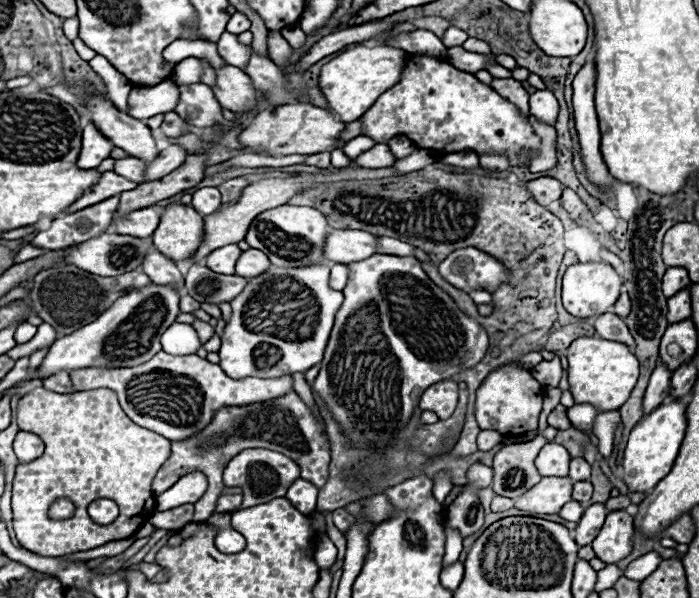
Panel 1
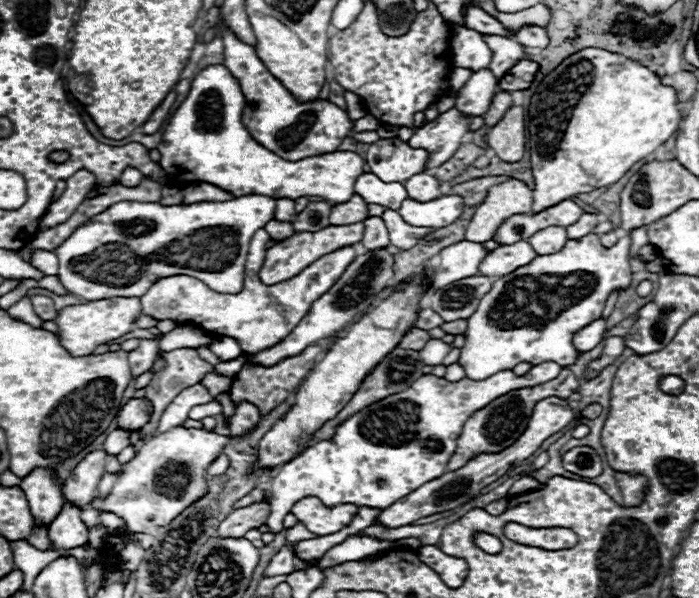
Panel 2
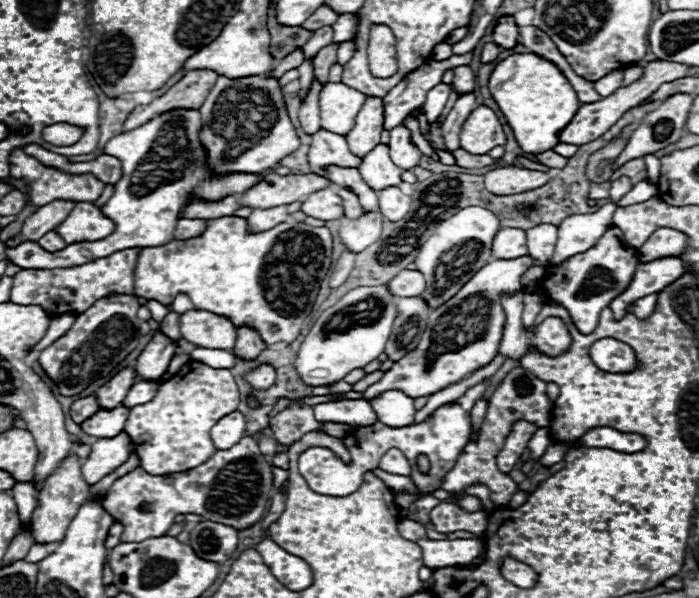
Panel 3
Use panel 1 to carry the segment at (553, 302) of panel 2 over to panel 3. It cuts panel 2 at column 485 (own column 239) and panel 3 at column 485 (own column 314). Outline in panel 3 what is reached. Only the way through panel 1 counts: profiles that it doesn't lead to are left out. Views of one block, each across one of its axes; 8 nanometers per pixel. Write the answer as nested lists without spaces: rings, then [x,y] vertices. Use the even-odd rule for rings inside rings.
[[[522,256],[514,260],[494,260],[486,264],[486,268],[478,270],[476,276],[472,276],[454,298],[450,298],[446,304],[442,304],[438,310],[430,314],[426,332],[420,338],[420,346],[414,352],[408,352],[402,360],[394,362],[394,366],[386,370],[376,384],[368,386],[362,392],[362,398],[370,402],[386,390],[400,390],[406,392],[406,396],[410,398],[430,396],[438,390],[444,390],[450,384],[460,382],[476,368],[488,364],[498,354],[498,344],[502,340],[506,320],[498,294],[512,294],[518,288],[522,288],[520,276],[526,268],[534,264],[536,262],[530,260],[530,256]]]

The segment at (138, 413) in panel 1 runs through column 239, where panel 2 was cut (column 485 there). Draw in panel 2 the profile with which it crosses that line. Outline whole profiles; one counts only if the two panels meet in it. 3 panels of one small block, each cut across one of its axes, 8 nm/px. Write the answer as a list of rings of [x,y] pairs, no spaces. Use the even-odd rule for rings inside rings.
[[[540,364],[524,376],[502,370],[486,380],[462,378],[458,382],[448,382],[434,374],[420,376],[410,388],[386,396],[346,418],[330,440],[316,442],[280,468],[270,482],[272,500],[266,520],[268,530],[272,534],[284,532],[284,516],[306,496],[320,498],[328,506],[354,504],[358,508],[388,508],[422,484],[448,472],[446,466],[456,450],[462,426],[478,408],[484,408],[512,390],[550,382],[560,370],[562,368],[554,364]]]

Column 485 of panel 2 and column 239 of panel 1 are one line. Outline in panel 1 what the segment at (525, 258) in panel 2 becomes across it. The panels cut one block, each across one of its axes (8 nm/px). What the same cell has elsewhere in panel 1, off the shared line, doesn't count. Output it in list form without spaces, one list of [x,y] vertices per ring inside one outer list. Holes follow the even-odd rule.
[[[256,248],[246,250],[244,256],[240,256],[240,260],[236,262],[236,274],[244,278],[256,278],[264,274],[268,268],[270,268],[270,260]]]

